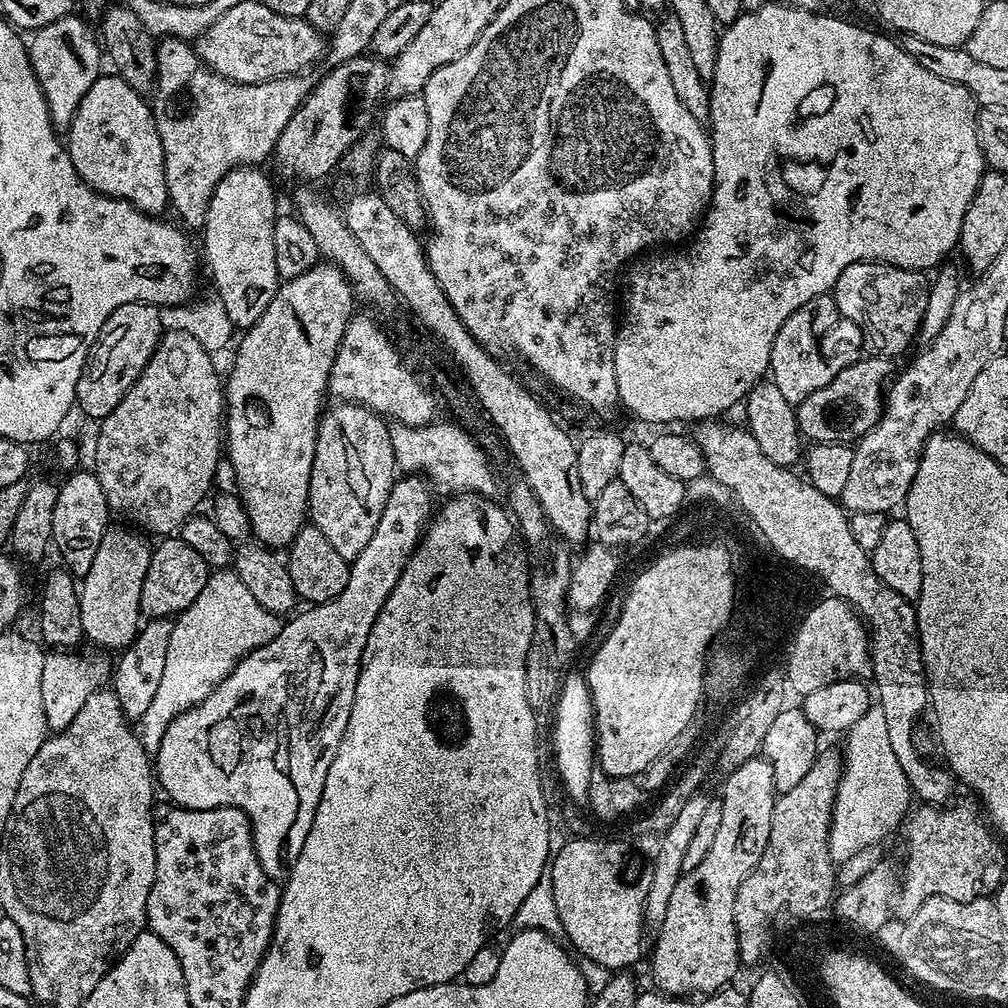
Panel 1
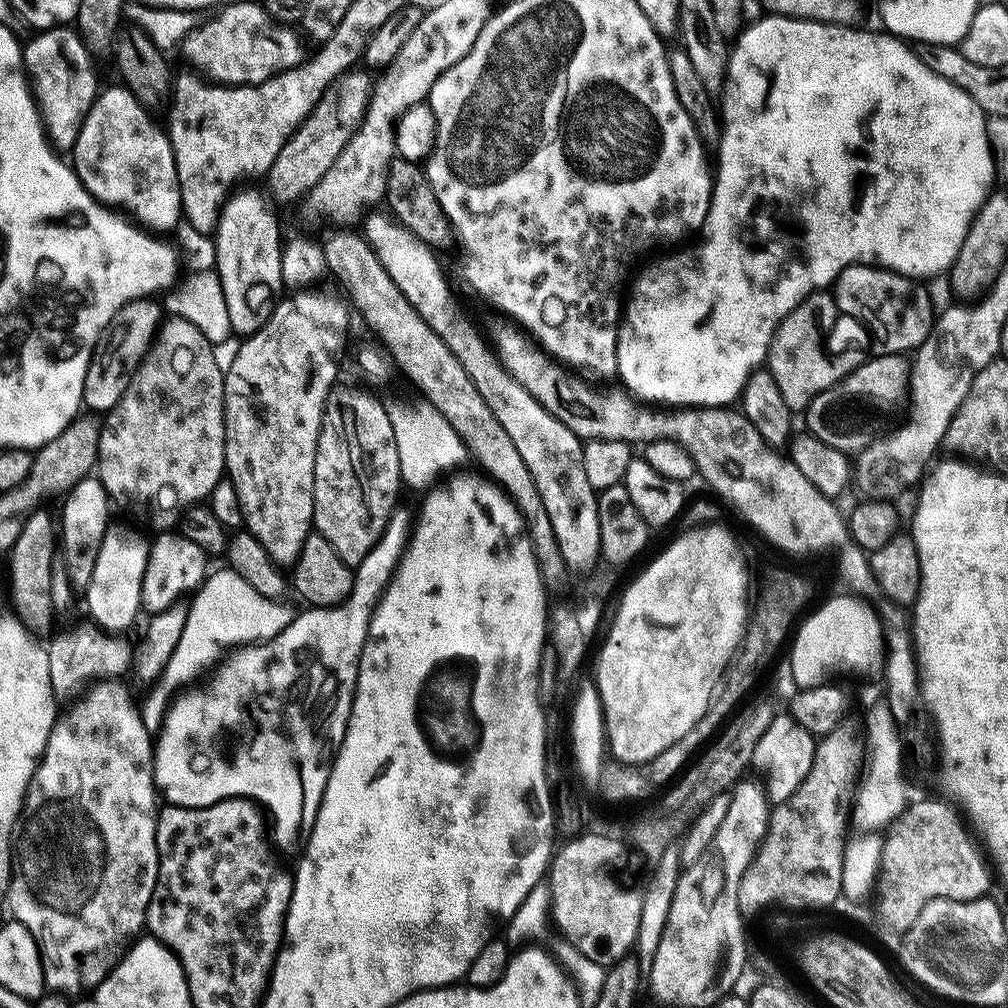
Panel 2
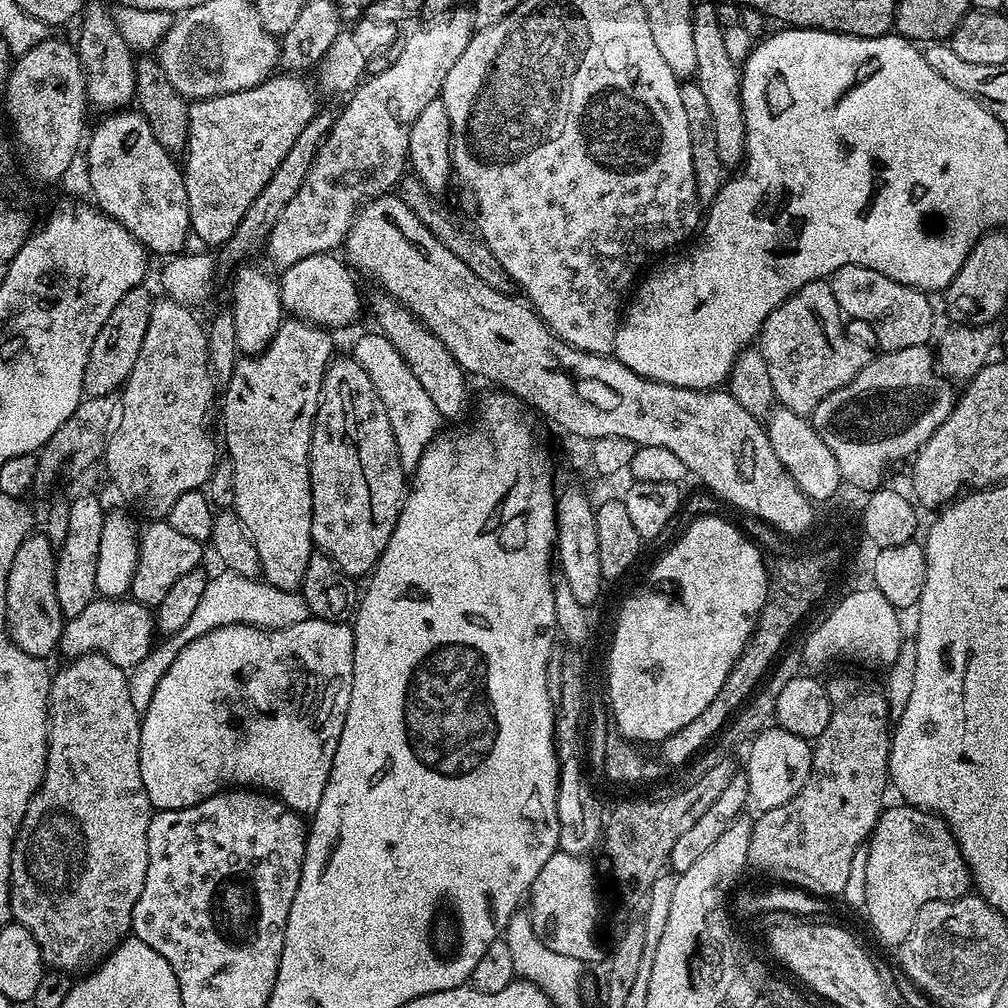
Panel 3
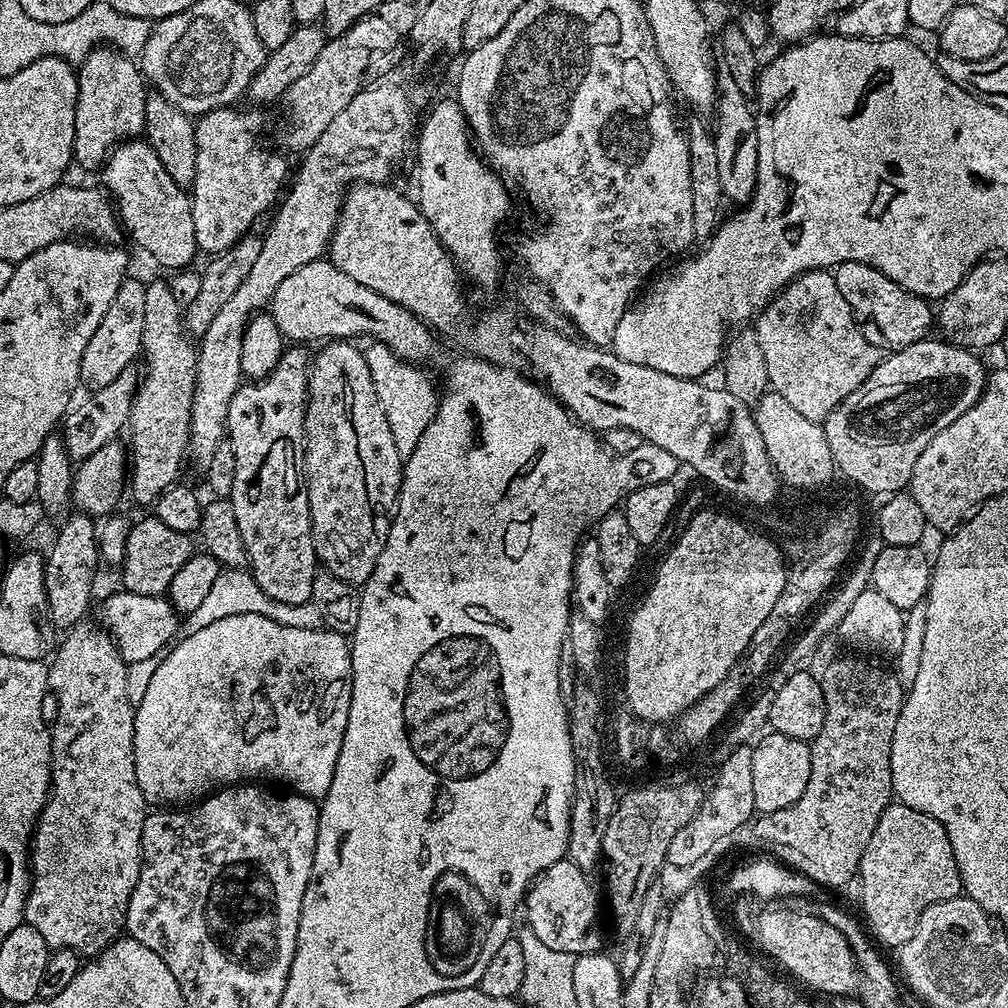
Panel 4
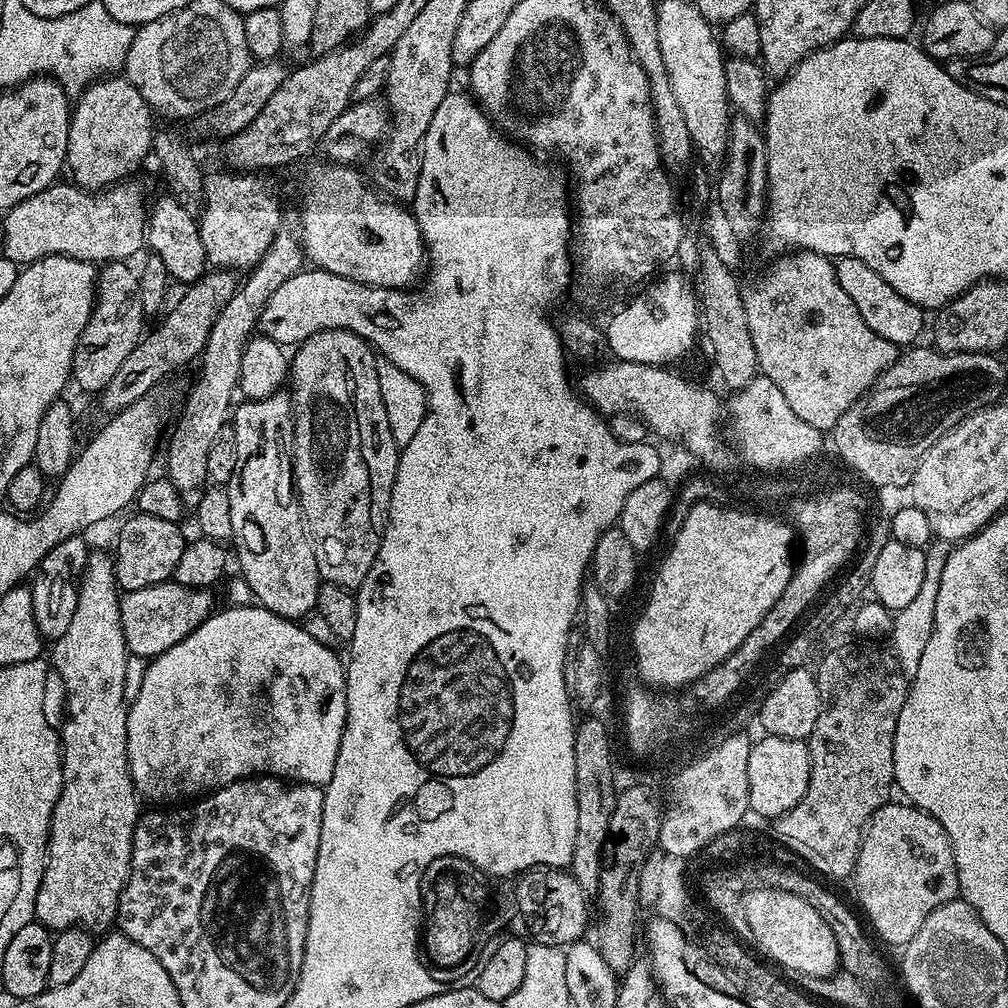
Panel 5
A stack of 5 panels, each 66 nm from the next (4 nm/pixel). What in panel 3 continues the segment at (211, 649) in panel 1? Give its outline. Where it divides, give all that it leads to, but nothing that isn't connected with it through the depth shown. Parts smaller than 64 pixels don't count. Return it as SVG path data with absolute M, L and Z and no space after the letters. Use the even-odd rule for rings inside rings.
M220 570L217 576L209 579L206 590L198 602L198 610L190 614L190 622L182 626L175 636L169 636L163 642L157 643L147 654L142 662L138 662L128 672L128 689L130 690L130 702L138 706L146 706L158 682L170 670L174 658L190 642L202 638L215 628L230 626L231 624L248 624L251 628L289 628L298 626L298 622L306 622L312 616L310 606L306 606L306 598L300 592L286 592L278 590L259 579L251 580L242 574L234 574L227 570Z

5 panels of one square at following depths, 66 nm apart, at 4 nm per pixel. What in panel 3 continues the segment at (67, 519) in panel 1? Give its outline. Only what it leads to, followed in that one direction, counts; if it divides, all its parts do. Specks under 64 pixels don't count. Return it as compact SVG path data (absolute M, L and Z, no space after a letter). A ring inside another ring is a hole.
M80 496L69 503L69 521L66 540L56 554L54 590L60 613L66 618L82 614L90 602L97 599L96 579L98 578L98 542L102 538L102 526L106 509L92 496Z

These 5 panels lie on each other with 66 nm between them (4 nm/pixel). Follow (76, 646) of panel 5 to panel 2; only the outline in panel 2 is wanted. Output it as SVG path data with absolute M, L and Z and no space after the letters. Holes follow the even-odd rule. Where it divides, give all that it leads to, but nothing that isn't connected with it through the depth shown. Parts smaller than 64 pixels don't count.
M100 678L85 696L77 695L68 709L56 717L56 725L50 730L44 747L44 755L36 765L30 786L24 795L24 805L20 818L16 821L16 830L12 845L12 878L6 885L8 908L11 919L22 922L30 934L34 934L40 951L40 961L44 971L44 983L55 992L63 992L76 998L87 994L100 985L112 972L112 967L124 957L130 945L141 935L145 927L144 911L148 908L154 894L158 878L158 846L156 845L156 818L158 815L158 793L152 780L152 749L154 736L149 725L144 723L141 709L132 701L128 688L116 678Z

